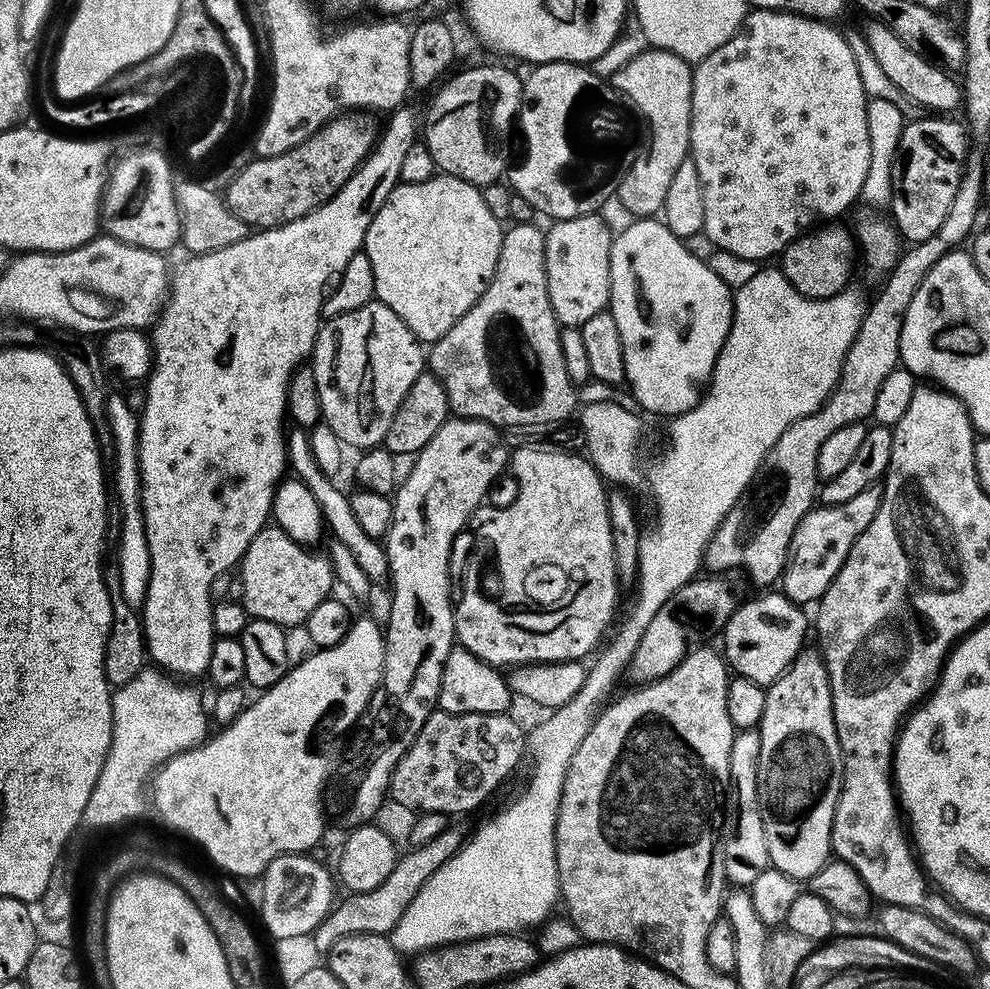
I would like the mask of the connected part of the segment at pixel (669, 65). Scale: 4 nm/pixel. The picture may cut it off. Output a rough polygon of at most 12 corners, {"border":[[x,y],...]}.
{"border":[[649,47],[610,83],[652,127],[620,179],[636,218],[663,209],[690,156],[687,60]]}

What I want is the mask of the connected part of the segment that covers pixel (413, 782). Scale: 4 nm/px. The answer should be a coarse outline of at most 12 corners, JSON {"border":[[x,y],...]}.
{"border":[[434,711],[388,784],[472,812],[526,756],[511,714]]}

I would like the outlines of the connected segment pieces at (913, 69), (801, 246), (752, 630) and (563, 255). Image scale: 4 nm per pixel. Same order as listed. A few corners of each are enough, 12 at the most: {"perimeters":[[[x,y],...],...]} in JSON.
{"perimeters":[[[869,19],[875,61],[909,105],[932,114],[961,107],[962,88],[894,30]],[[838,222],[806,232],[780,255],[804,297],[845,291],[858,252]],[[779,590],[737,606],[722,655],[737,677],[773,684],[810,632]],[[603,215],[547,229],[550,306],[579,328],[612,298]]]}

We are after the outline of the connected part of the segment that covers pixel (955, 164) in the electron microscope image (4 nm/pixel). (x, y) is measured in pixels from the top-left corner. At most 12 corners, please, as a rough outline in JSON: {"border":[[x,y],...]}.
{"border":[[909,119],[890,219],[909,245],[938,234],[970,159],[959,119]]}

